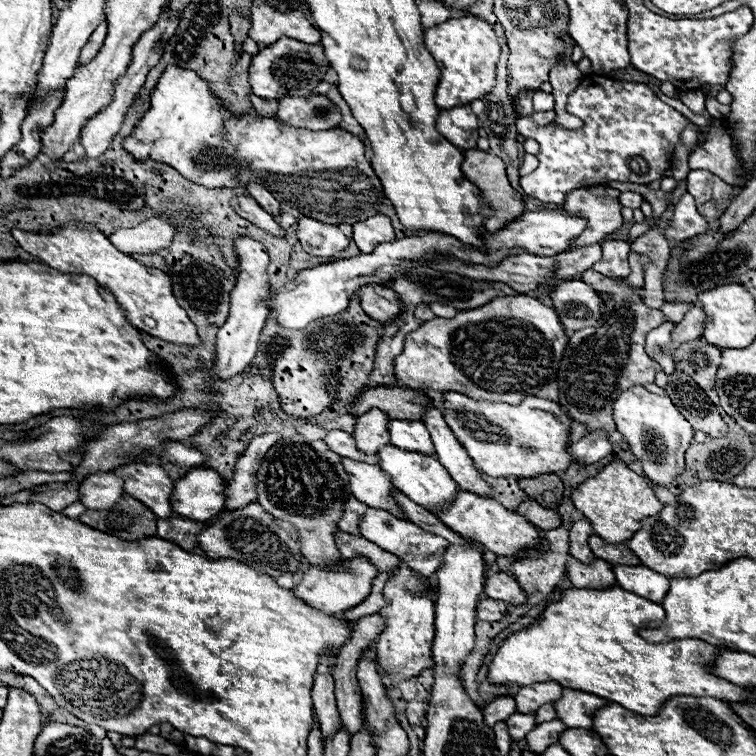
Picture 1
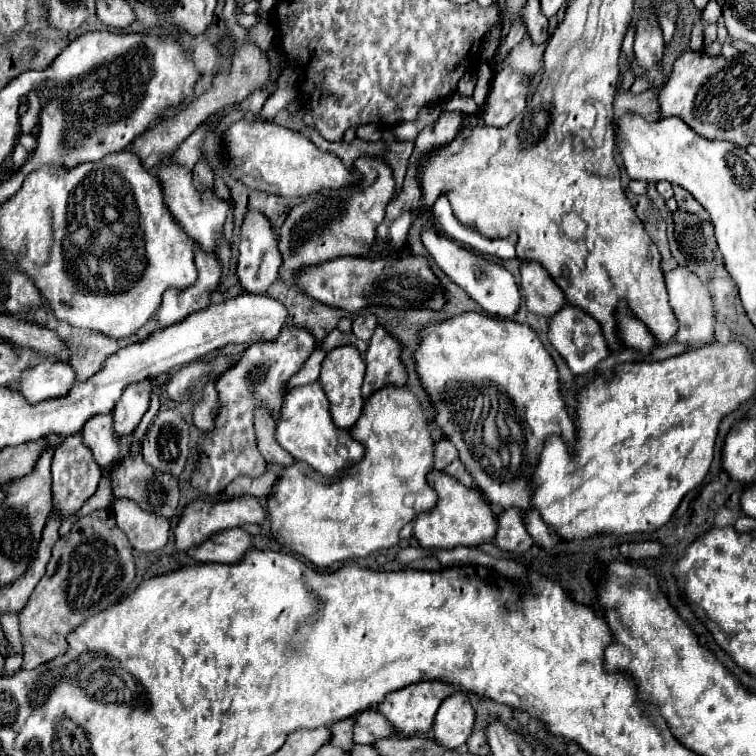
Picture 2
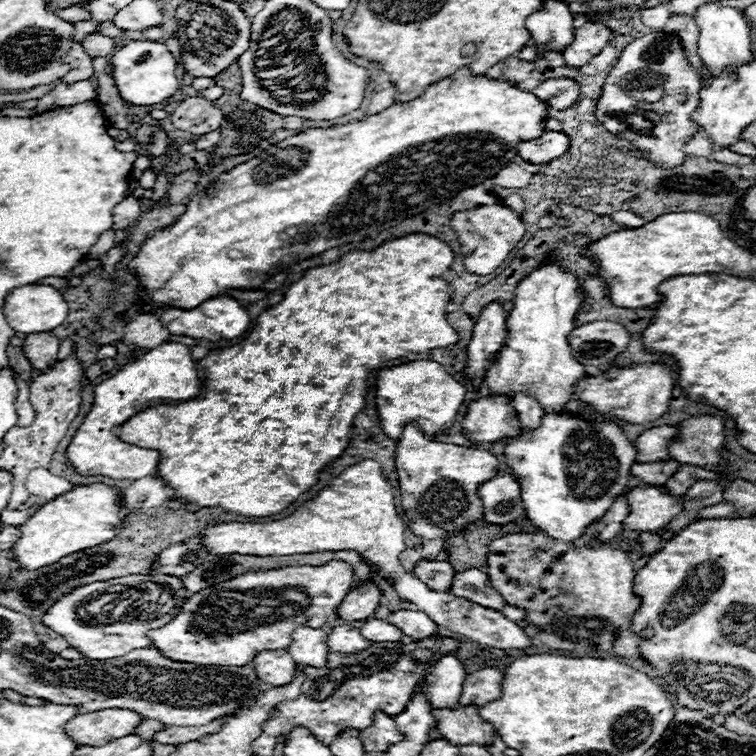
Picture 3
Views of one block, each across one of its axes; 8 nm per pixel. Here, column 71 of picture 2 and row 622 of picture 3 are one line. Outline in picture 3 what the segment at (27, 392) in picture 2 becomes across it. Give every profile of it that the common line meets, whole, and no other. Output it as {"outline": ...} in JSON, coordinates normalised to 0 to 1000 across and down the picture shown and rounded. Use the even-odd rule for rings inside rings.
{"outline":[[[487,817],[484,825],[476,831],[476,836],[479,841],[484,841],[484,847],[492,849],[526,849],[534,841],[529,831],[500,817]]]}

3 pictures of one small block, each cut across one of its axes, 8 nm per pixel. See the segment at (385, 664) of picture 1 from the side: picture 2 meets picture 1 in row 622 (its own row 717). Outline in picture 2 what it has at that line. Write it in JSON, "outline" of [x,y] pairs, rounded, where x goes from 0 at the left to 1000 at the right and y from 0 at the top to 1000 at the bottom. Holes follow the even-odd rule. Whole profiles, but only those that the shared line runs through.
{"outline":[[[577,899],[550,902],[550,905],[542,905],[542,907],[534,907],[529,913],[516,915],[508,923],[508,929],[500,931],[500,942],[513,950],[513,955],[519,958],[519,963],[521,963],[521,968],[526,974],[540,976],[540,974],[548,974],[548,971],[563,971],[571,963],[577,939],[585,931],[585,926],[590,926],[603,913],[606,913],[603,907],[595,907],[595,905],[587,905],[587,902],[577,902]]]}

